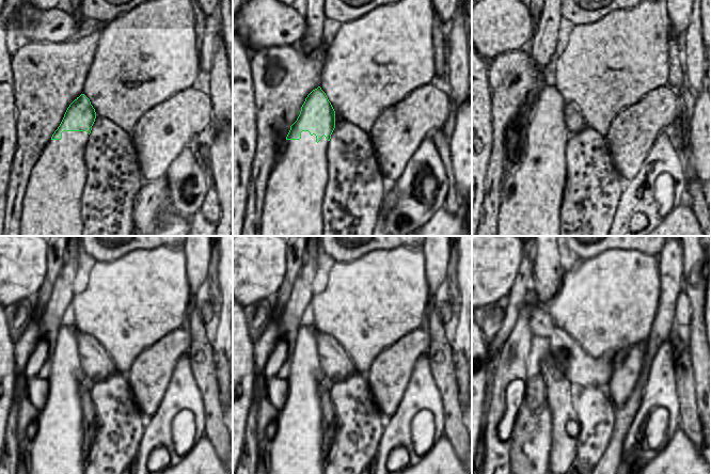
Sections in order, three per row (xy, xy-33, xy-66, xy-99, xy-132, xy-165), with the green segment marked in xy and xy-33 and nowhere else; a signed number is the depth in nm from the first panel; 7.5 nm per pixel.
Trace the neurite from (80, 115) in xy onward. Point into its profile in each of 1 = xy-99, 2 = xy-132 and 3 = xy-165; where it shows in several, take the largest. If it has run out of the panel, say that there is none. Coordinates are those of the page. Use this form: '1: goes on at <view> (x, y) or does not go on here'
1: goes on at xy-99 (66, 361)
2: goes on at xy-132 (305, 359)
3: goes on at xy-165 (531, 446)

